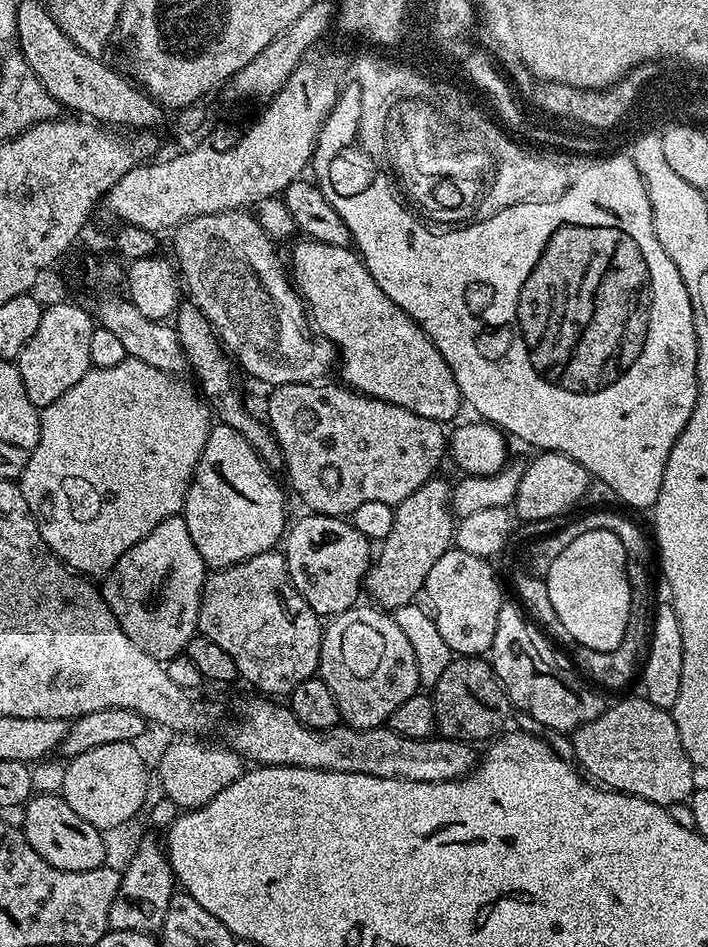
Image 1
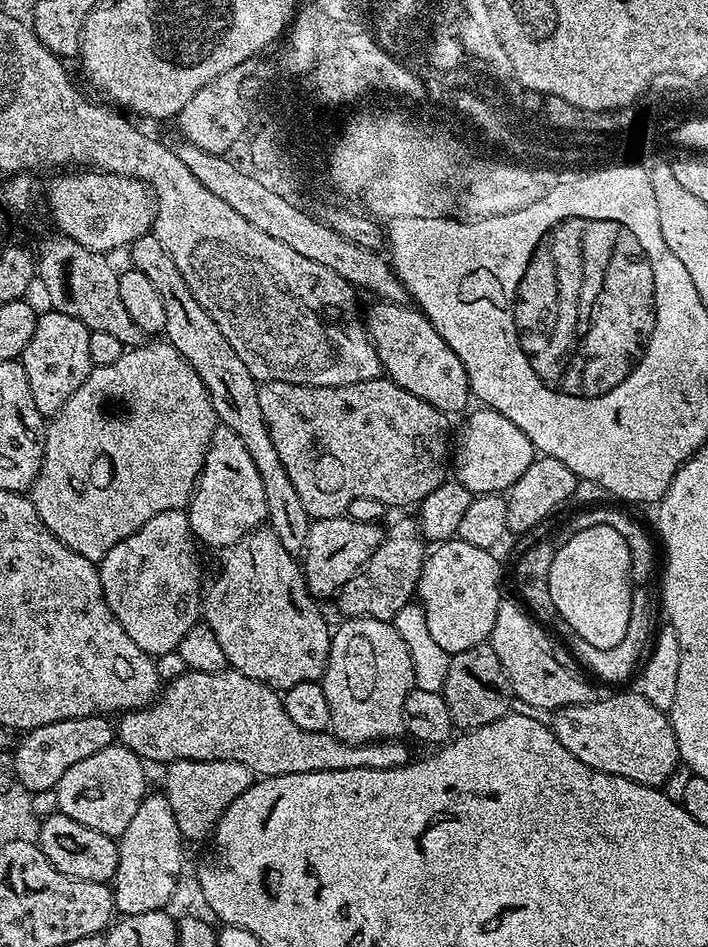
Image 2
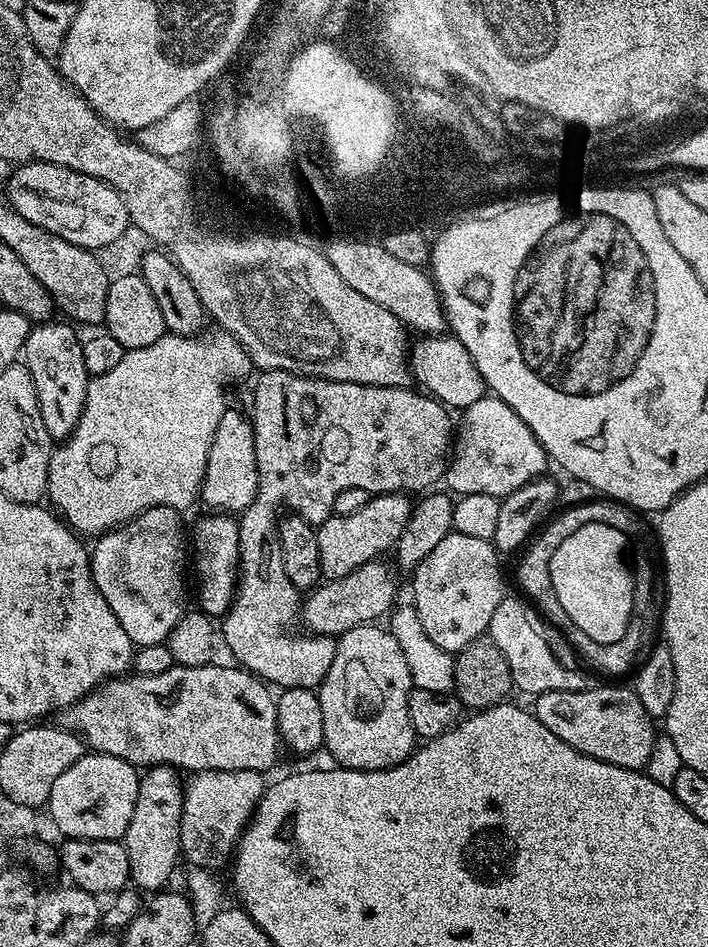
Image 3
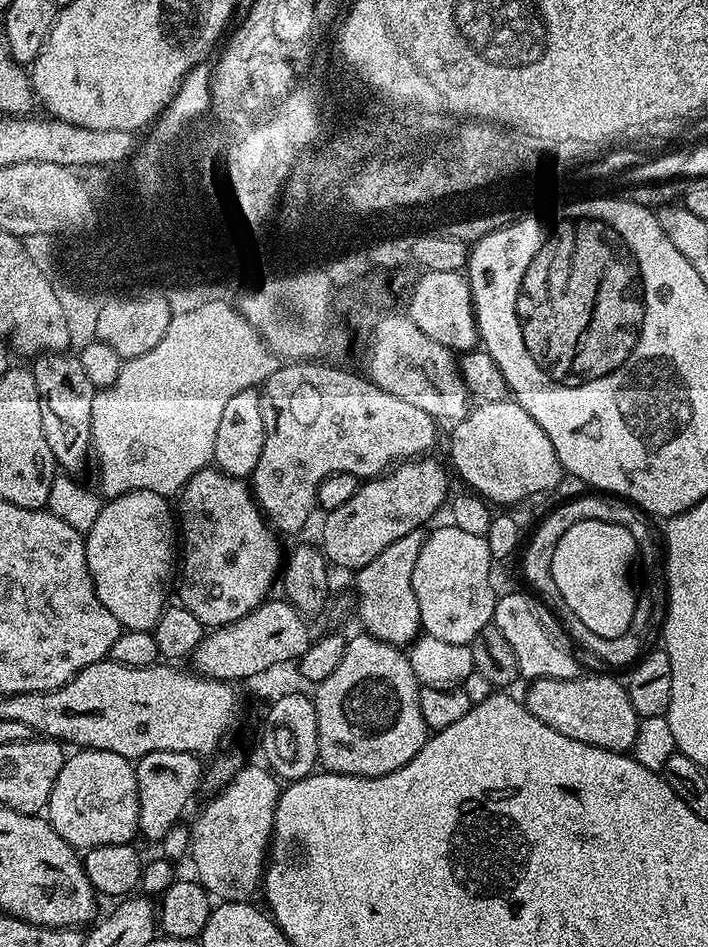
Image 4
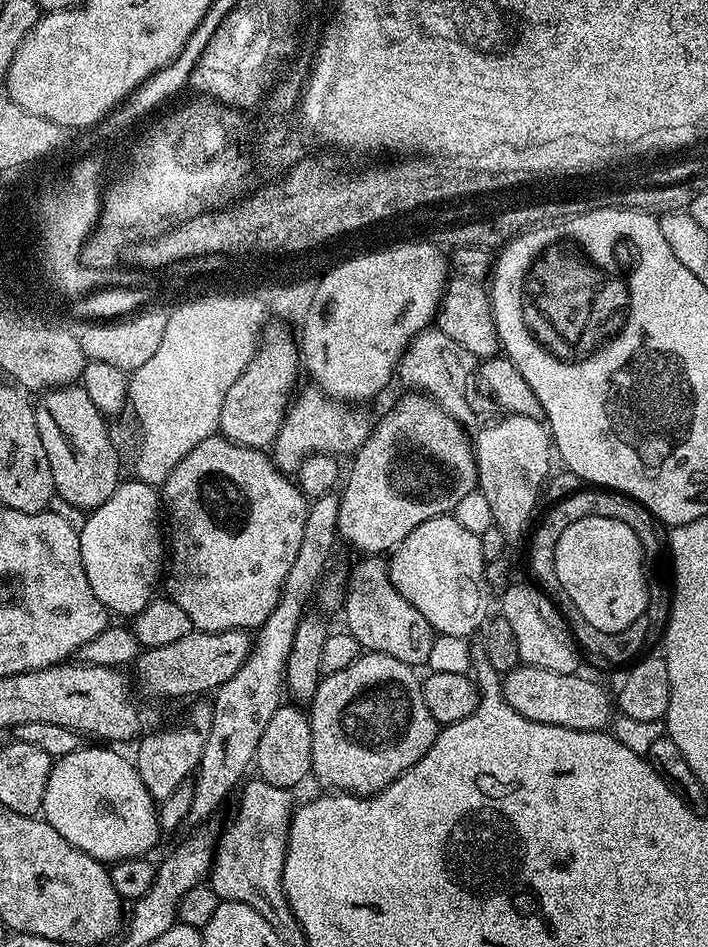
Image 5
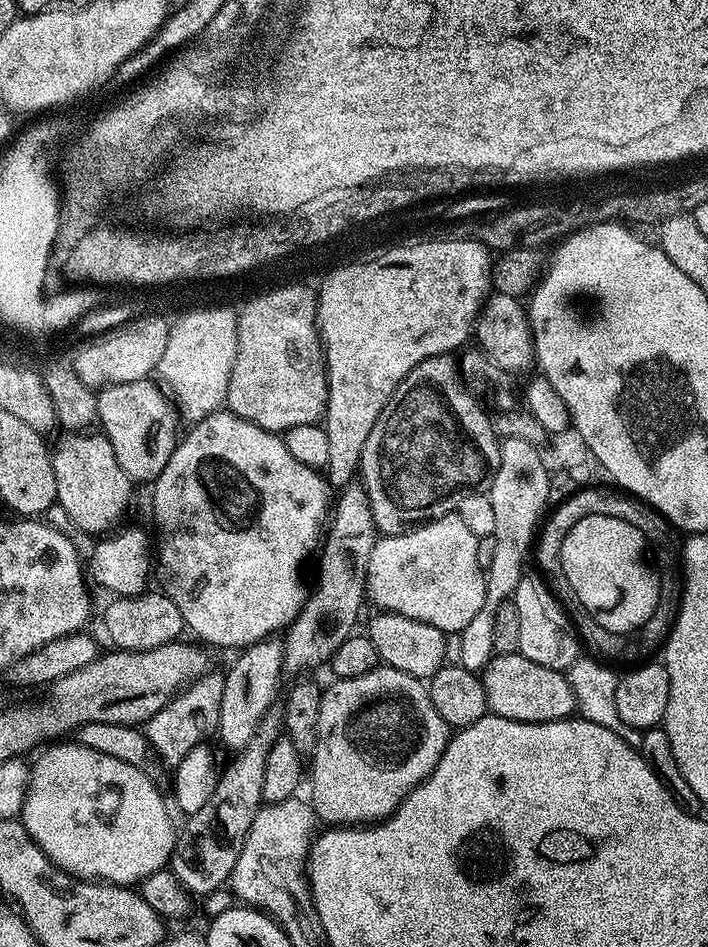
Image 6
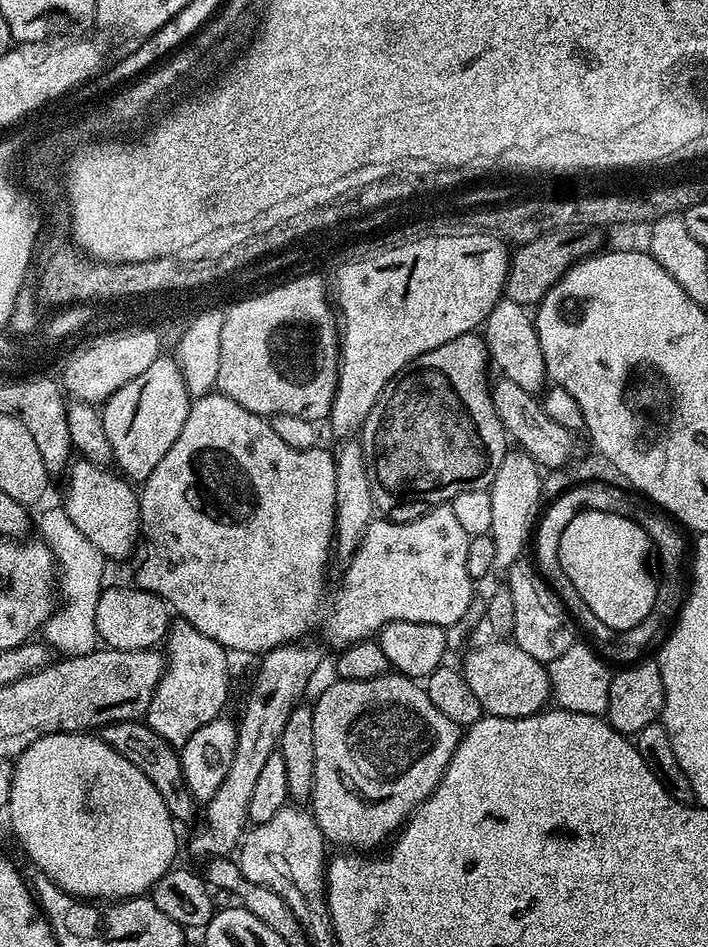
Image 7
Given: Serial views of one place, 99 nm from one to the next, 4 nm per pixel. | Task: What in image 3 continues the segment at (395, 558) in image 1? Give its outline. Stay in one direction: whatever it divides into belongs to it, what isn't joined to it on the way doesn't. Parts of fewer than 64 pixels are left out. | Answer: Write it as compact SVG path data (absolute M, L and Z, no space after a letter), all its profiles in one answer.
M383 559L371 560L358 570L346 574L337 580L328 580L307 593L308 601L304 604L300 616L309 633L314 636L339 638L344 633L363 624L379 621L395 607L396 580L384 565Z

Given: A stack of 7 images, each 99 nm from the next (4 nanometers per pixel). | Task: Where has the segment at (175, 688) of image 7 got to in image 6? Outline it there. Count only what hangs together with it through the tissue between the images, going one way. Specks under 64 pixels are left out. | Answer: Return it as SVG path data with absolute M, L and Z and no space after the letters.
M201 679L192 682L172 699L158 714L148 719L146 735L153 753L160 755L160 760L169 766L175 766L194 750L194 746L205 743L217 731L219 726L219 702L222 698L223 679Z

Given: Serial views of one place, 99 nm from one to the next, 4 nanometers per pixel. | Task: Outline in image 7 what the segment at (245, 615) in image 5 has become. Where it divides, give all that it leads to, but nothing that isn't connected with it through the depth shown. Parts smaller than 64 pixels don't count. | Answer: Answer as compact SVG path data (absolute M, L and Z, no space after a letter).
M213 390L207 396L201 396L189 407L188 417L182 426L182 430L178 434L178 438L174 442L174 446L170 446L170 450L166 450L166 458L162 458L162 462L158 462L158 466L154 466L154 470L142 482L138 495L140 498L140 534L143 543L148 543L148 557L144 560L144 565L136 572L135 583L143 588L146 592L153 592L156 596L162 597L169 606L169 609L179 619L190 622L190 626L194 626L194 630L198 630L202 634L206 634L206 638L214 638L214 642L218 642L229 653L235 652L256 652L255 654L263 654L271 648L277 648L283 644L291 644L299 641L300 636L307 628L316 628L320 624L320 619L324 616L324 611L328 608L328 554L333 551L333 536L335 534L335 468L336 462L331 452L323 452L323 447L307 448L306 450L298 450L294 446L286 446L286 442L282 442L282 438L278 438L278 434L274 434L271 423L265 417L254 414L250 410L246 410L242 406L238 406L238 402L234 402L234 398L225 396L223 391Z

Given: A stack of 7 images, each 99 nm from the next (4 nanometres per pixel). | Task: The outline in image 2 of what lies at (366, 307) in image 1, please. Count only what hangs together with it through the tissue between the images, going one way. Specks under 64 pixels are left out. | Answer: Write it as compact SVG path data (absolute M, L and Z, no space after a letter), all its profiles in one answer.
M376 302L368 312L366 331L387 379L402 386L402 390L410 390L422 402L430 402L439 412L453 414L467 406L470 389L466 366L419 308L404 302Z

